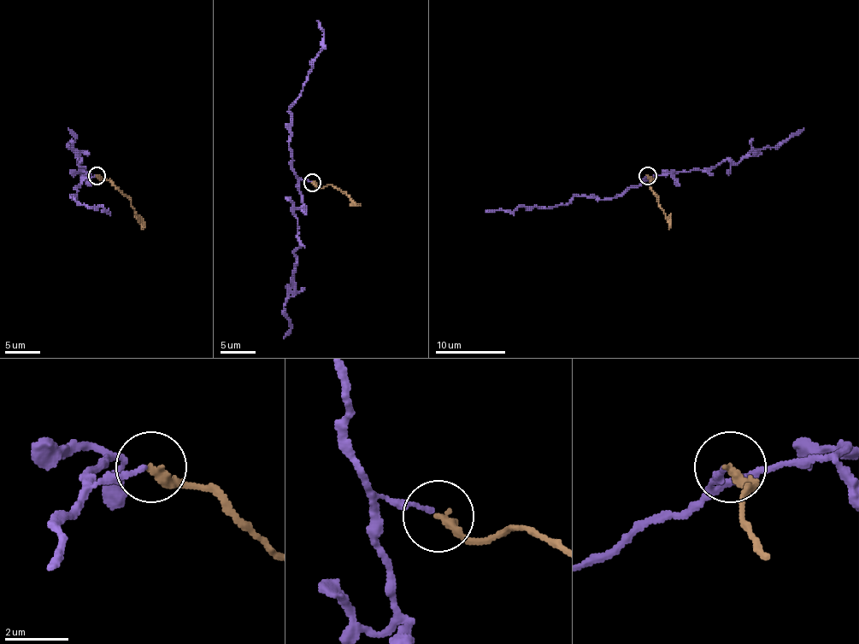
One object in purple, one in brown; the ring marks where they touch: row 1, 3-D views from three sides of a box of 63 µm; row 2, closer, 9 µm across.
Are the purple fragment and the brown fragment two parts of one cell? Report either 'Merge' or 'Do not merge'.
Do not merge

